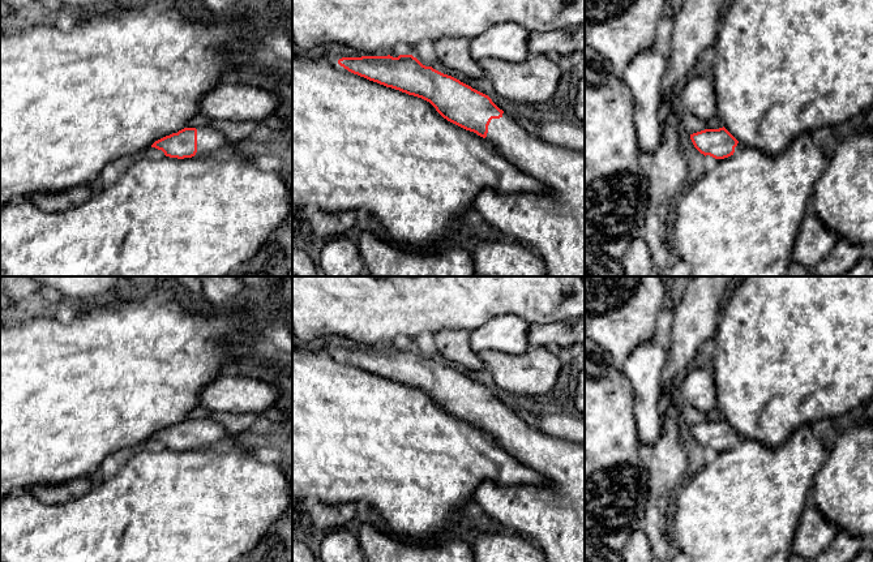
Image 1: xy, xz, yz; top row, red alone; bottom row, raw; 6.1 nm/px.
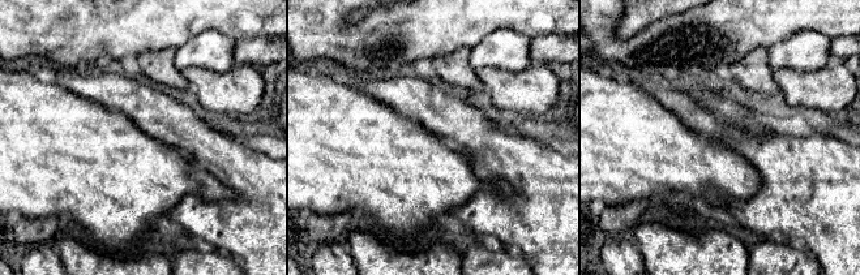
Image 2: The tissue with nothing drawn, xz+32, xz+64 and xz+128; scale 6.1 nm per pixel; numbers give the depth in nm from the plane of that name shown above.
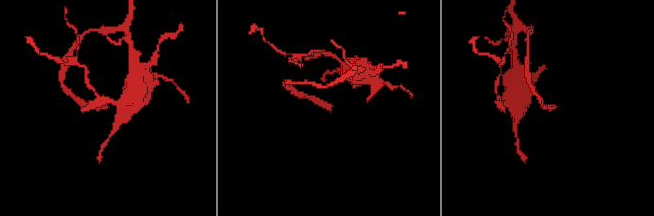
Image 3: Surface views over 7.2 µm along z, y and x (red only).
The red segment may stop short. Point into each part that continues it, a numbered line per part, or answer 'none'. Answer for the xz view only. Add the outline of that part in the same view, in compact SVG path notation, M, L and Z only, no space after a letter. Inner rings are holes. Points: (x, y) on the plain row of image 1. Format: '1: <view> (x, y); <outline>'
1: xz (552, 518); M502 406L500 411L492 411L485 429L495 441L522 464L539 472L549 481L549 486L515 485L498 486L485 480L472 494L471 502L479 505L483 511L513 528L515 533L526 536L544 554L547 562L585 562L585 443L549 436L542 429L528 425L519 419L514 409Z

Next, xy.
1: xy (196, 505); M200 417L197 421L197 445L192 450L161 451L141 450L134 452L115 476L95 484L90 492L68 502L48 505L39 501L30 490L16 492L0 502L0 562L234 562L254 549L260 541L266 539L274 529L277 520L283 516L292 503L292 481L282 469L279 460L269 463L258 462L251 450L241 449L228 434L226 428L209 419ZM228 439L231 450L218 454L213 445Z

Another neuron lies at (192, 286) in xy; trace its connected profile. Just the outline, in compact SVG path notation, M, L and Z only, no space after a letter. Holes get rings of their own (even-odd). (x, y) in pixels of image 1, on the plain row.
M127 276L142 295L162 288L166 282L174 280L177 287L181 287L189 296L202 299L202 284L198 276Z

